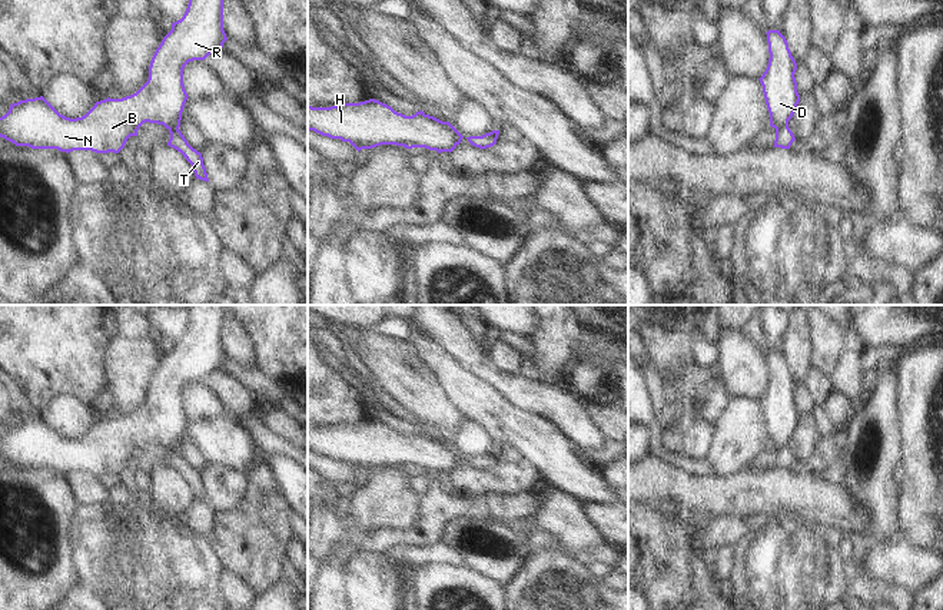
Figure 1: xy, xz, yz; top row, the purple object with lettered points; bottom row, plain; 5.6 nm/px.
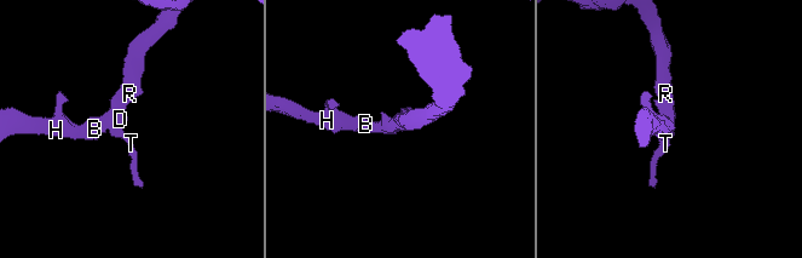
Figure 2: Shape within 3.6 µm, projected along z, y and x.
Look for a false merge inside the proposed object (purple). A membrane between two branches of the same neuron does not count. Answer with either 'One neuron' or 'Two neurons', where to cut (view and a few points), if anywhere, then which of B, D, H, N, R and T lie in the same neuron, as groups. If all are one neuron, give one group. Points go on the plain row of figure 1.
Two neurons. Split along yz (787, 446), (776, 450). Groups: B D H N R / T.

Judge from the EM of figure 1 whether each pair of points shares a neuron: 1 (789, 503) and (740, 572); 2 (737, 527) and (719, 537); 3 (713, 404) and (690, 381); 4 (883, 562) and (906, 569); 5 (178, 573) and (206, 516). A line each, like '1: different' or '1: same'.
1: different
2: same
3: same
4: same
5: different

